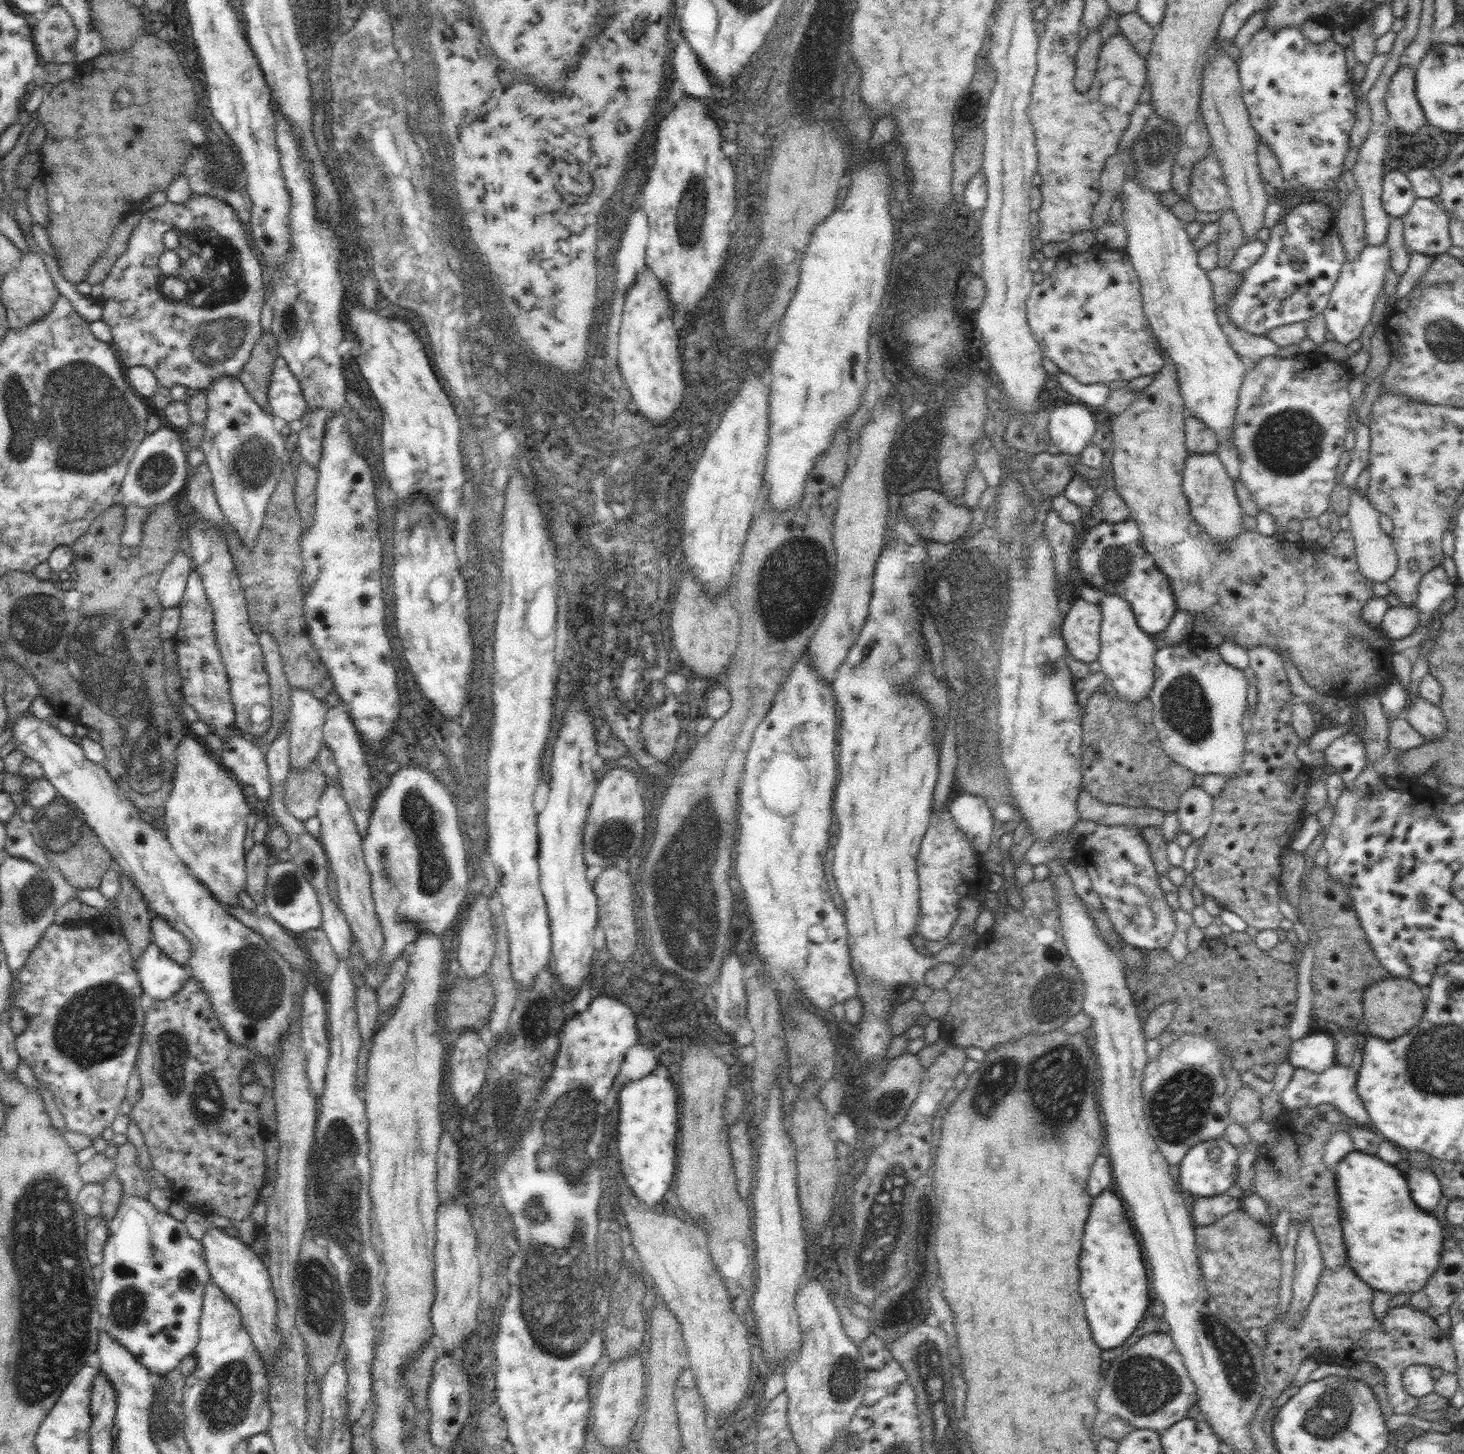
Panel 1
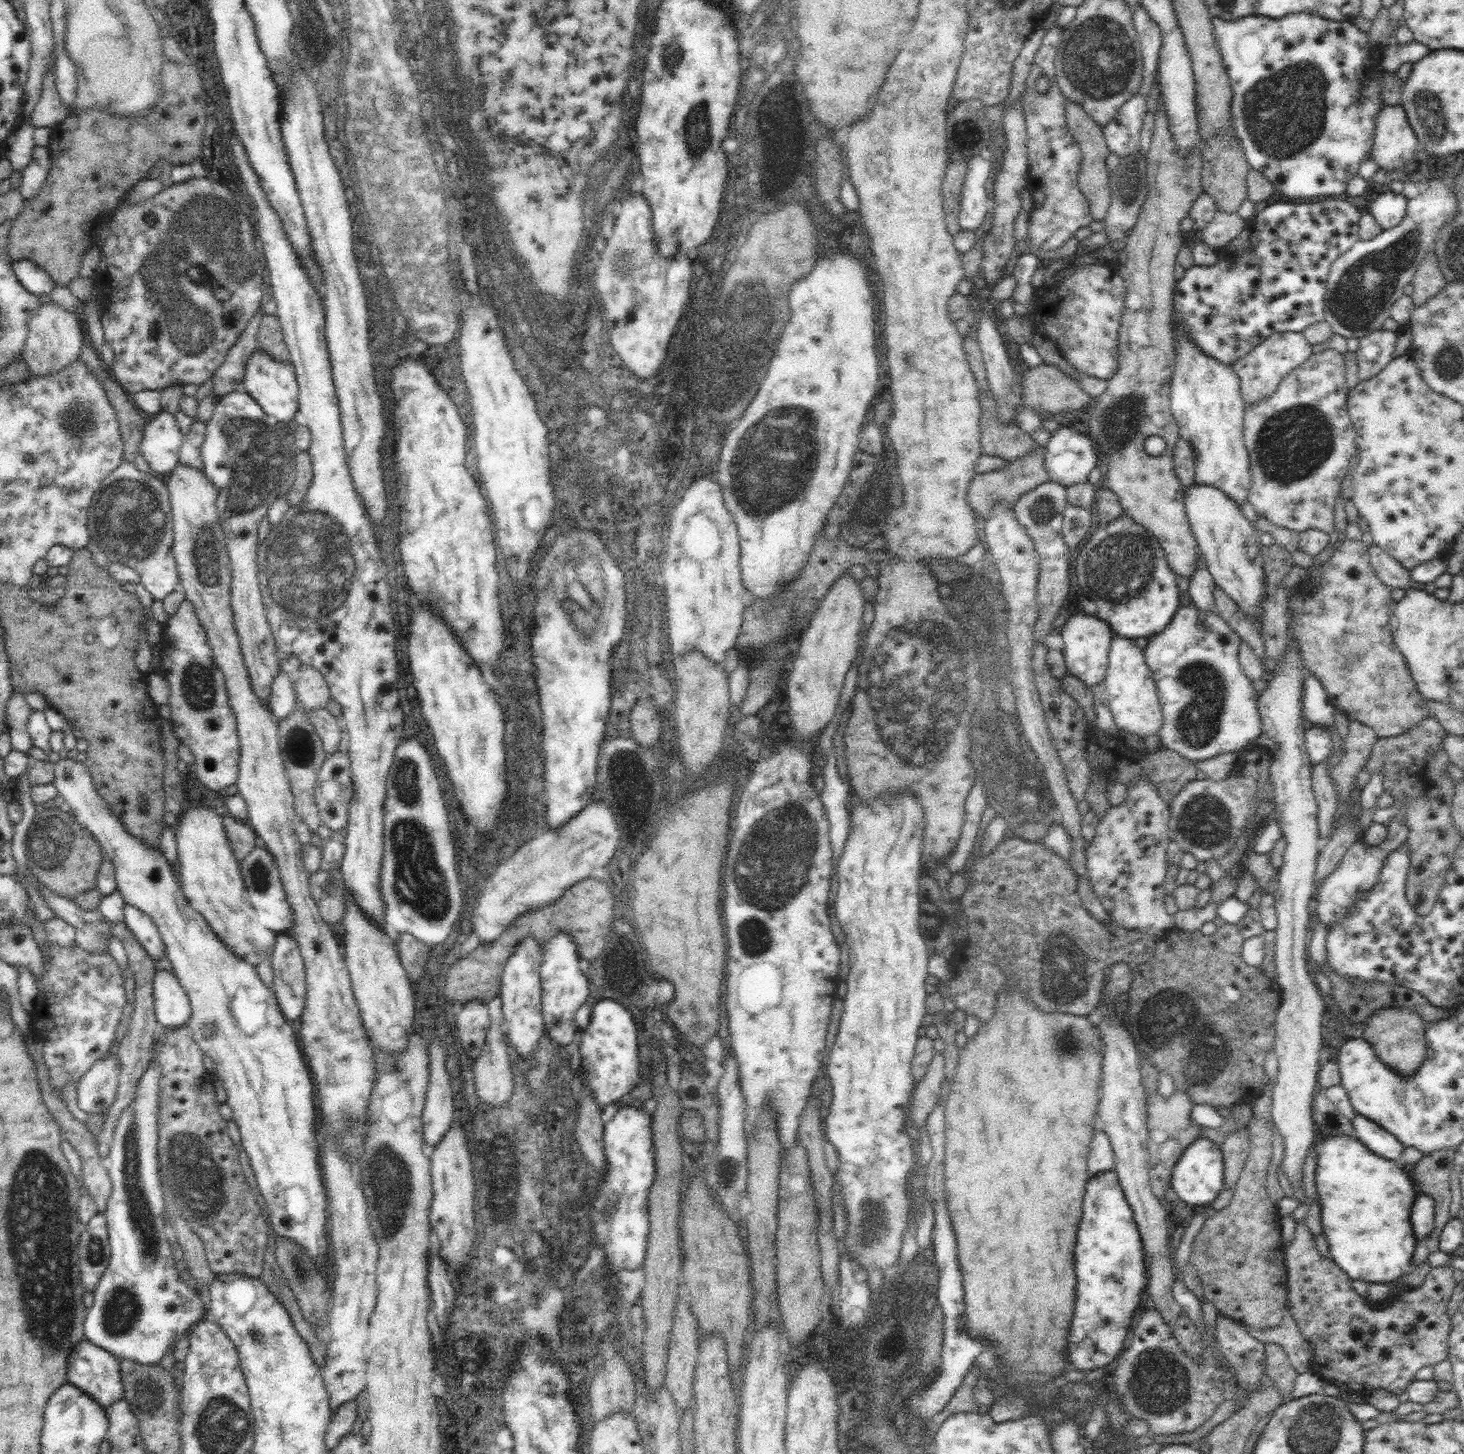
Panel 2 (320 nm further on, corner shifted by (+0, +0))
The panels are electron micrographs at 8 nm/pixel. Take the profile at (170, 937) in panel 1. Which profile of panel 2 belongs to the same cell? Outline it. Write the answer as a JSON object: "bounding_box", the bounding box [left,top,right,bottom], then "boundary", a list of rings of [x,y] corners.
{"bounding_box":[123,903,165,964],"boundary":[[[125,903],[123,913],[123,920],[127,927],[146,949],[146,952],[158,964],[164,963],[165,944],[151,916],[128,903]]]}

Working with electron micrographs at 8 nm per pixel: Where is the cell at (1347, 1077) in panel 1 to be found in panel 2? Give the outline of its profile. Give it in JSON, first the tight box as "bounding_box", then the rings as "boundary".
{"bounding_box":[1351,1114,1405,1164],"boundary":[[[1357,1114],[1351,1123],[1354,1135],[1372,1152],[1402,1164],[1405,1146],[1393,1134],[1361,1114]]]}

